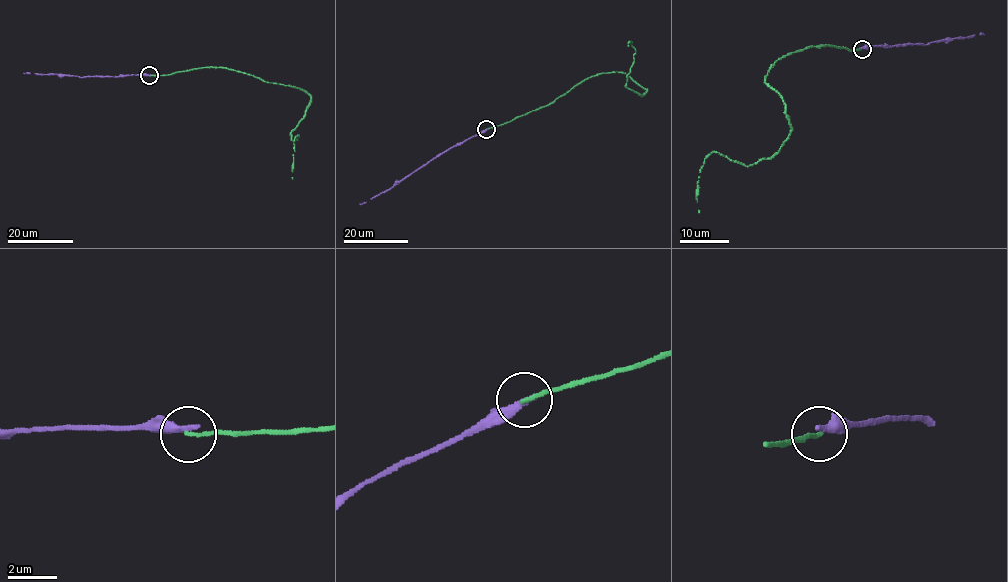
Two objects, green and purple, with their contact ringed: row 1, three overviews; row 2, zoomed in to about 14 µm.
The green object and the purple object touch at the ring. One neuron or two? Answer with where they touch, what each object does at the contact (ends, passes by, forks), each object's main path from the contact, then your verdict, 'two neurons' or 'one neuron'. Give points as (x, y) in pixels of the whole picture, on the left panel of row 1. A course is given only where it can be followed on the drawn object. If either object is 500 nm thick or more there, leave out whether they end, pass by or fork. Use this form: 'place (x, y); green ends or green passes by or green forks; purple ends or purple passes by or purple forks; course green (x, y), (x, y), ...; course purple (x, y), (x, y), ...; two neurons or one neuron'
place (149, 75); green ends; purple ends; course green (149, 75), (211, 67), (299, 88), (310, 103), (291, 132), (294, 142), (299, 135), (293, 179); course purple (149, 75), (82, 78), (23, 73); two neurons

